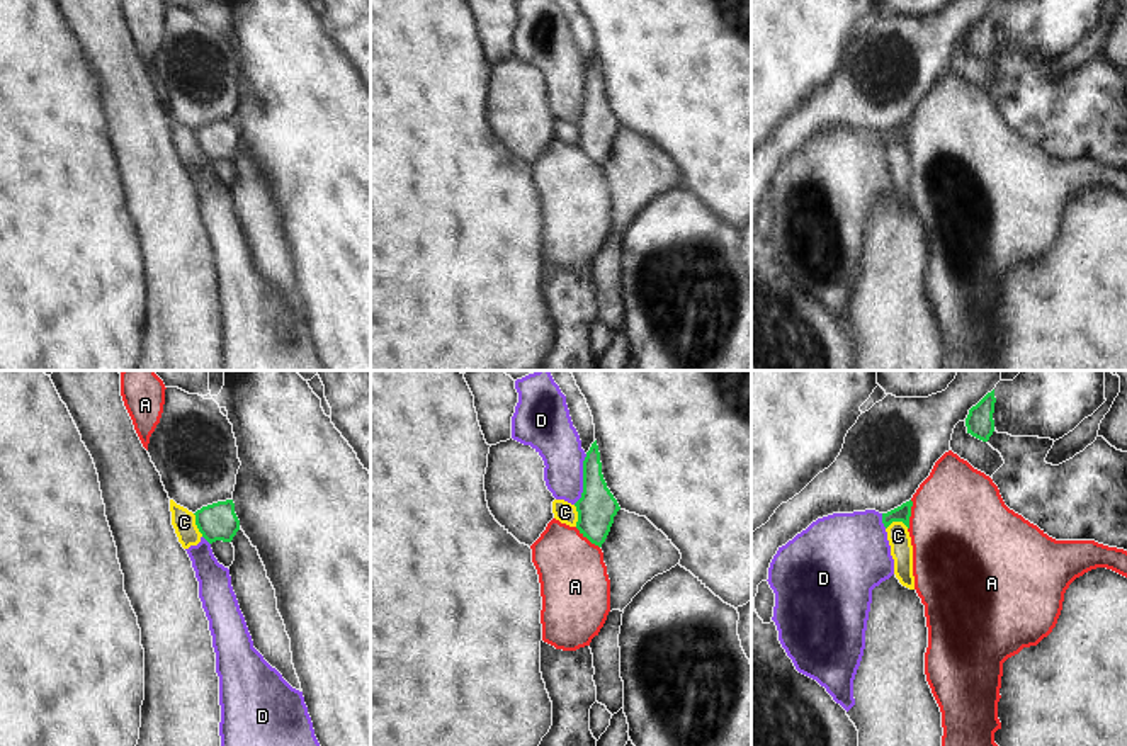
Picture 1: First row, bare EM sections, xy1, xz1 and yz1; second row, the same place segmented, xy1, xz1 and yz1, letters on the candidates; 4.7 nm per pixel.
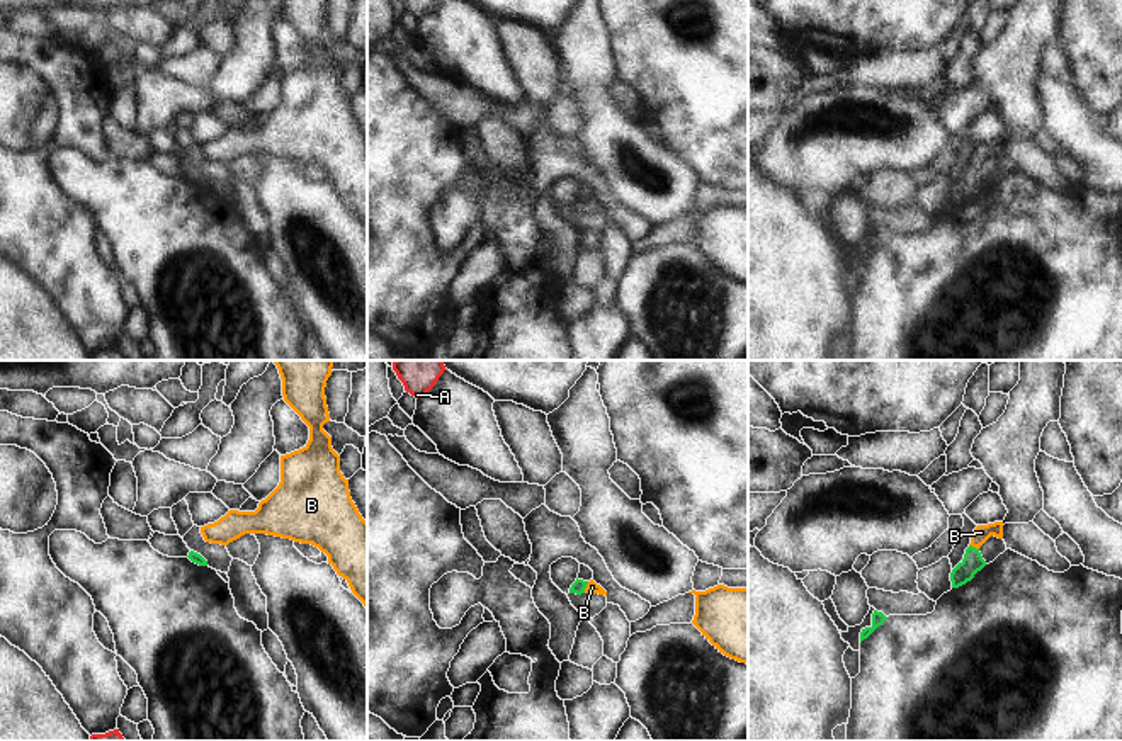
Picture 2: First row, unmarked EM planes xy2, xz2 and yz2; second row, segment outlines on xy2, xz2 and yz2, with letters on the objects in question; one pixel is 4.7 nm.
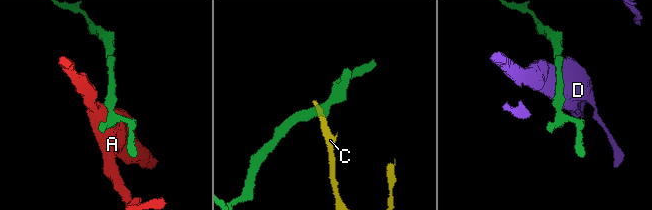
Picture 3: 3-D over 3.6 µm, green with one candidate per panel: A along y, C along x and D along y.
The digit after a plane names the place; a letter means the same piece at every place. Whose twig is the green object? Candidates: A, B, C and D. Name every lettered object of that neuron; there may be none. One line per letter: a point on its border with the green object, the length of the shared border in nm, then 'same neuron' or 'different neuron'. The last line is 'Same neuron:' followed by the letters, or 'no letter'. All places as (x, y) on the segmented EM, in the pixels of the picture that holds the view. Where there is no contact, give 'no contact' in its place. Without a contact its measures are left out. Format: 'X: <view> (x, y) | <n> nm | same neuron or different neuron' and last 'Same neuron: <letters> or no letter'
A: yz1 (910, 515) | 140 nm | different neuron
B: xz2 (585, 587) | 60 nm | same neuron
C: xy1 (196, 524) | 120 nm | different neuron
D: xz1 (583, 480) | 240 nm | different neuron
Same neuron: B

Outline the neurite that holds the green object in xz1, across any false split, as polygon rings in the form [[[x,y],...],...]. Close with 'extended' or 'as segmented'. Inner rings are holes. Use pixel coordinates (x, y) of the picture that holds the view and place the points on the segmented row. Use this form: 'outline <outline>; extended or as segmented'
outline [[[597,440],[583,461],[583,493],[575,506],[576,528],[592,544],[602,547],[620,506],[603,479]]]; as segmented

